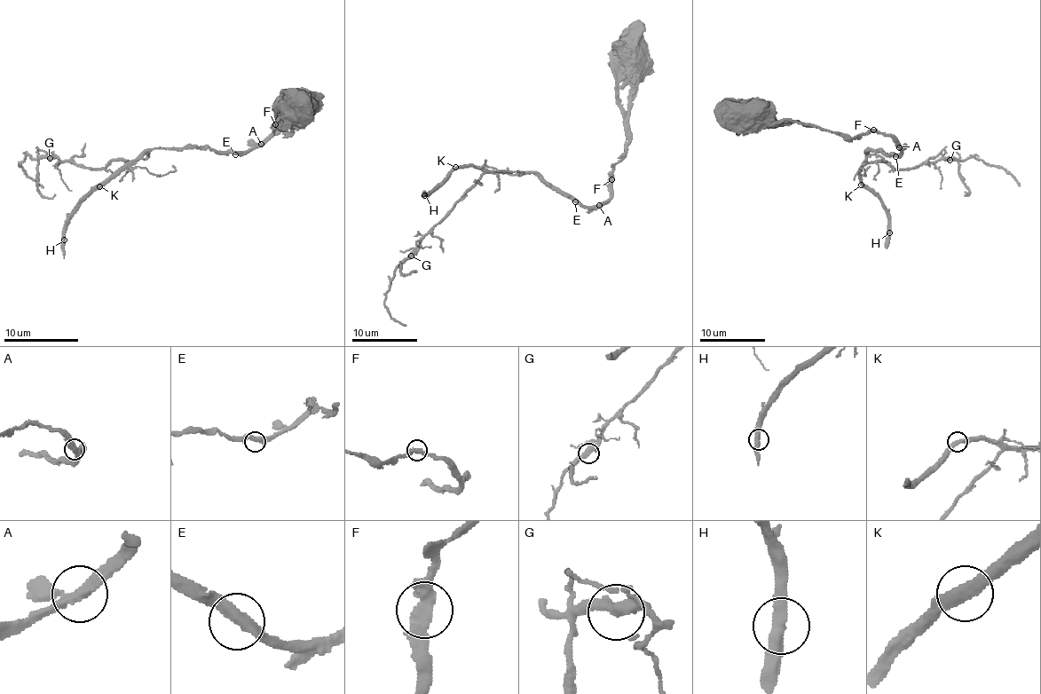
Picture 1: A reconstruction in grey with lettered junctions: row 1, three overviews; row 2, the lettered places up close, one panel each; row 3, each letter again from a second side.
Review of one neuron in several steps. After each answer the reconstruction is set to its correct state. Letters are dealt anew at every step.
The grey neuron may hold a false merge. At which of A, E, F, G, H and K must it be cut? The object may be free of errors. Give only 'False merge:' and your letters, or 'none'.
False merge: none

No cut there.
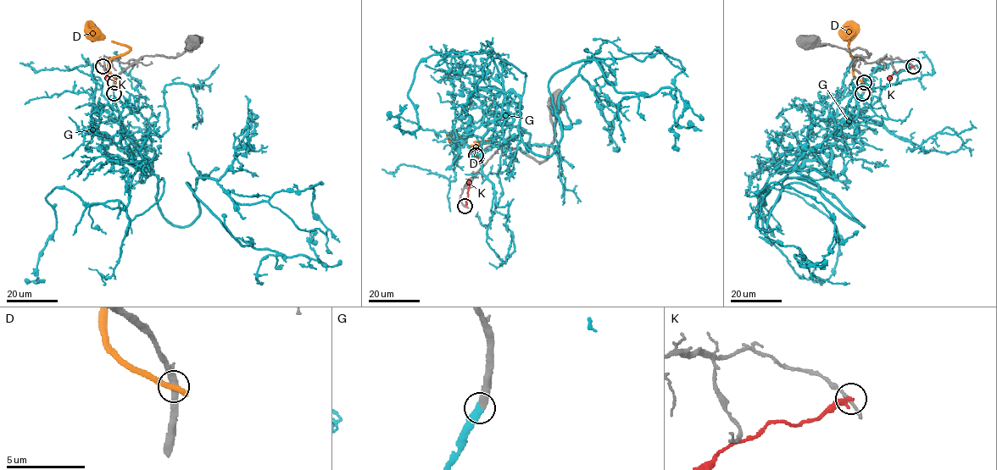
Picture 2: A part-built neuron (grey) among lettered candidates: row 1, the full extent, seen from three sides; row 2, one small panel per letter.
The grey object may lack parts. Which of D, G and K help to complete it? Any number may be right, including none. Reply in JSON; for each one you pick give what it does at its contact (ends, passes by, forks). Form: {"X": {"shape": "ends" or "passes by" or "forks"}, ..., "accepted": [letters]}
{"G": {"shape": "ends"}, "accepted": ["G"]}

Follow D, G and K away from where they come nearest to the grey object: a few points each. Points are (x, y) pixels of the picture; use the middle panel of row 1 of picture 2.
D: (476, 157), (476, 149), (470, 146), (492, 141), (463, 142), (447, 136)
G: (476, 155), (514, 91), (523, 143), (549, 157), (559, 95), (593, 58), (676, 59), (674, 121), (693, 125)
K: (465, 207), (470, 181)

